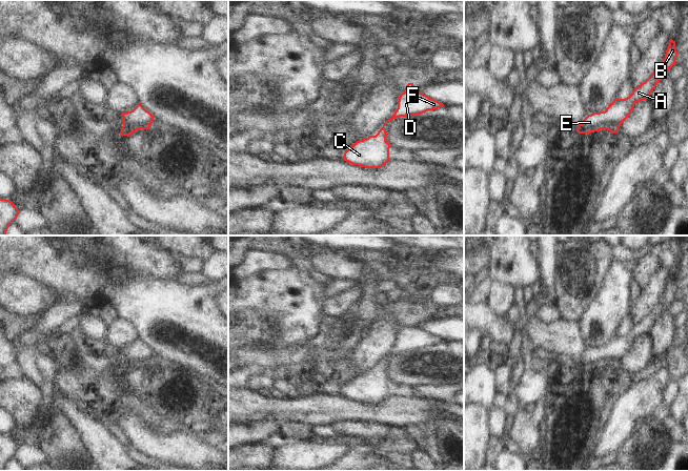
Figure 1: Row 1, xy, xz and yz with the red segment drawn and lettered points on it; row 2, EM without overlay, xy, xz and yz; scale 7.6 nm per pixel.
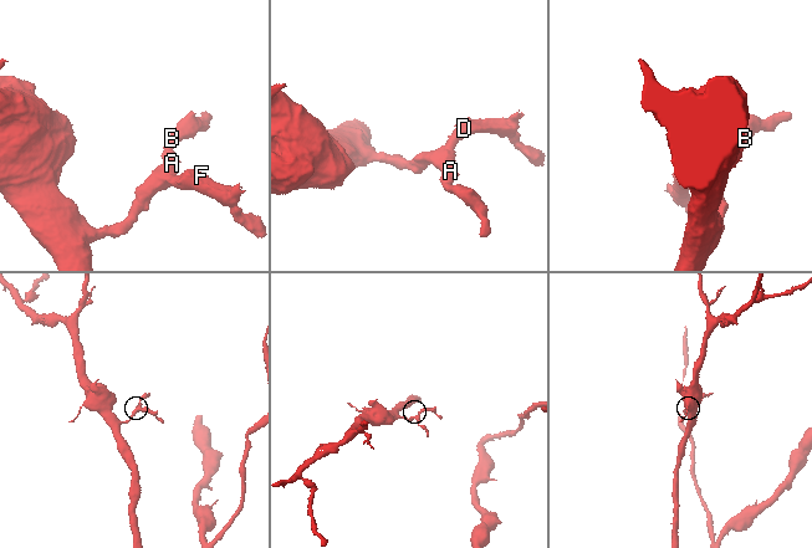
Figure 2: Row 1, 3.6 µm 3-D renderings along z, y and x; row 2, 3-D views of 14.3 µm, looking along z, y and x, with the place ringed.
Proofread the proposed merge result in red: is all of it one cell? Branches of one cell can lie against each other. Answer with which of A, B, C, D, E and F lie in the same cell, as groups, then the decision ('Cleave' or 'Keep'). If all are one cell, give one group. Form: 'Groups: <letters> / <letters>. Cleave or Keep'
Groups: A B C D E F. Keep.

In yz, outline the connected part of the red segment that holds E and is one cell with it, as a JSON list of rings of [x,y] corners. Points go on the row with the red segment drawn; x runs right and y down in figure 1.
[[[670,39],[663,68],[659,67],[654,70],[645,82],[634,88],[629,97],[625,99],[615,98],[605,111],[588,115],[581,122],[576,131],[579,134],[591,134],[601,129],[607,129],[612,134],[616,134],[621,124],[630,116],[634,105],[642,100],[649,99],[657,83],[668,75],[669,69],[675,64],[677,55],[675,41]]]

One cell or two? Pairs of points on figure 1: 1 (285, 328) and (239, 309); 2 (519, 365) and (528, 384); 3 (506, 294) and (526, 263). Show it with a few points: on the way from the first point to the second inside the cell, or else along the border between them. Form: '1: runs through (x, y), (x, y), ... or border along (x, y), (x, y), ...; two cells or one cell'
1: runs through (274, 316), (269, 312), (250, 312); one cell
2: border along (526, 371), (513, 389); two cells
3: border along (492, 280), (510, 285), (516, 290); two cells

